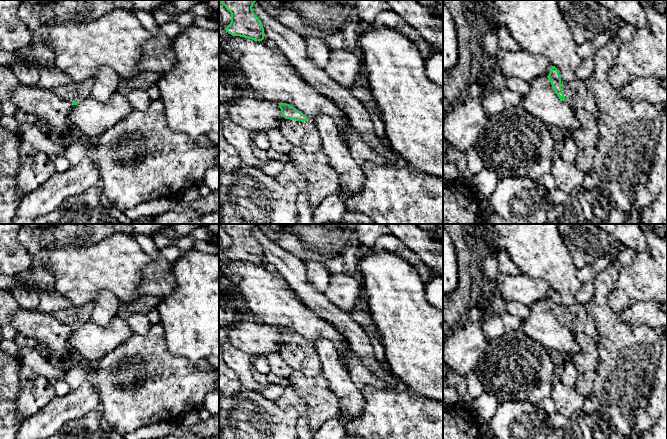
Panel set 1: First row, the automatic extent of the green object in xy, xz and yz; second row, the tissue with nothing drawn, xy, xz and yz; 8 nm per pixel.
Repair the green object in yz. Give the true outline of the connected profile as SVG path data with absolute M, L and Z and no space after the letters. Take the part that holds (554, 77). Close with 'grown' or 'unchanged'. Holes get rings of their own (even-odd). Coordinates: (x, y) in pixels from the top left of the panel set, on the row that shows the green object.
M552 66L547 77L560 100L566 101L573 108L581 108L588 111L595 119L600 117L595 98L592 92L587 89L585 82L578 79L570 82L562 81L555 66Z | grown

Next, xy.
M87 79L82 82L71 81L63 86L55 88L53 92L57 96L71 101L73 105L77 105L86 98L91 97L93 84L93 79Z | grown

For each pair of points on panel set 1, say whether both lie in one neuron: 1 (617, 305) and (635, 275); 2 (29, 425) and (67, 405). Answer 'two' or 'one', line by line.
1: one
2: one

